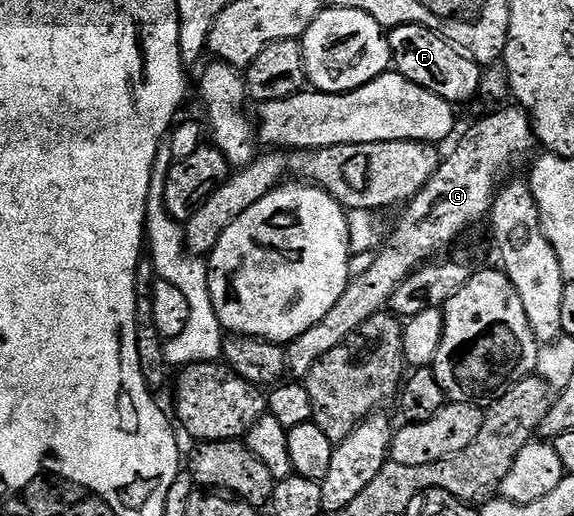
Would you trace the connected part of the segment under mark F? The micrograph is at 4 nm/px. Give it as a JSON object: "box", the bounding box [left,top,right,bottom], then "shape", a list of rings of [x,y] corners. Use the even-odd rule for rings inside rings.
{"box":[389,26,484,104],"shape":[[[397,26],[390,31],[389,41],[394,69],[413,84],[421,84],[421,88],[441,96],[452,104],[480,97],[484,67],[437,32],[424,26]]]}

